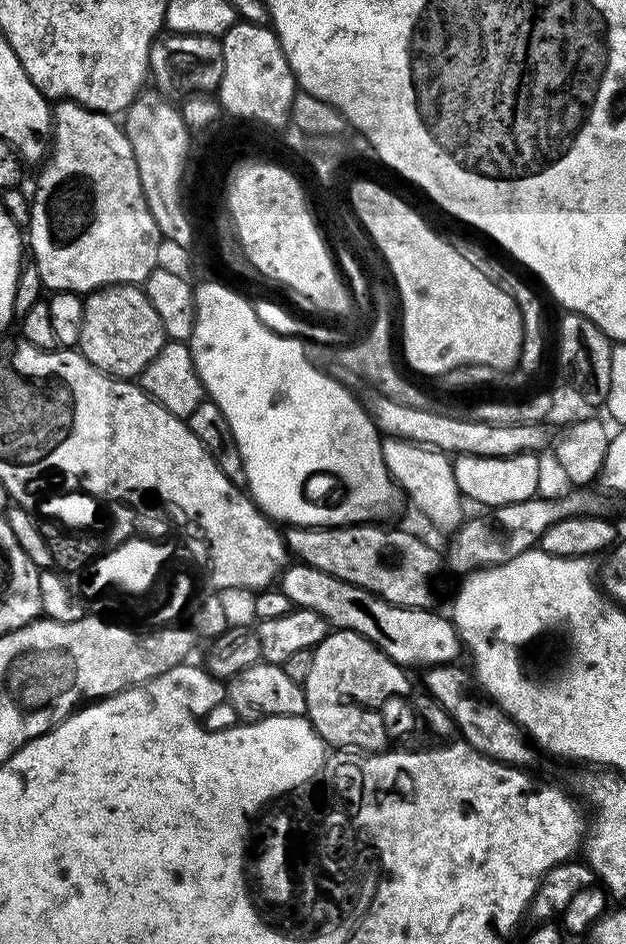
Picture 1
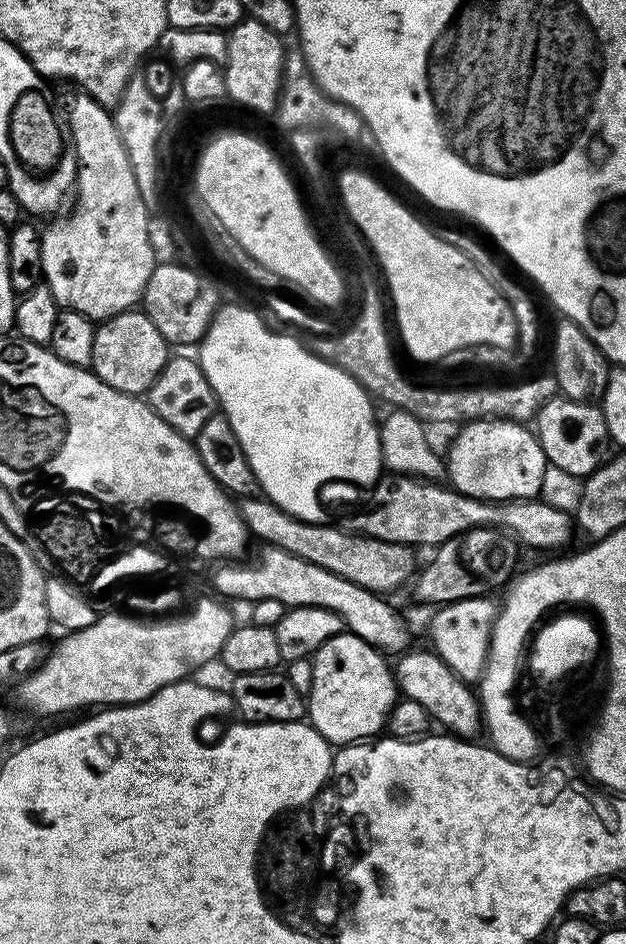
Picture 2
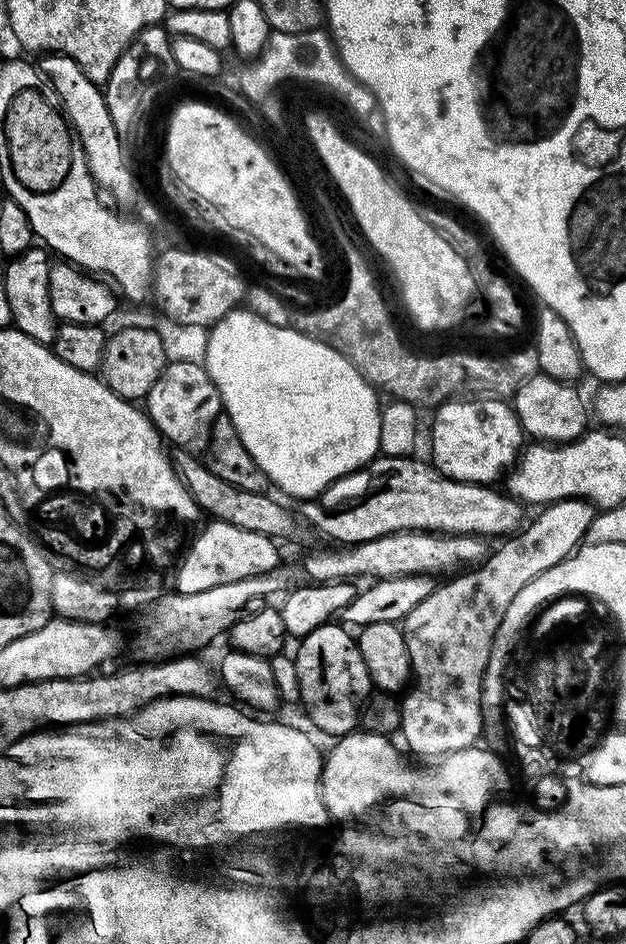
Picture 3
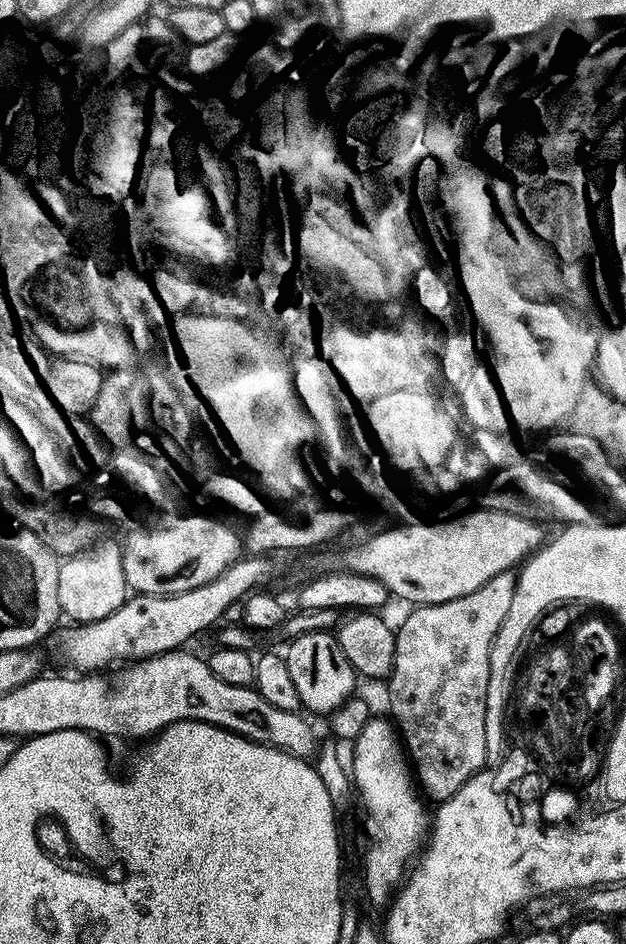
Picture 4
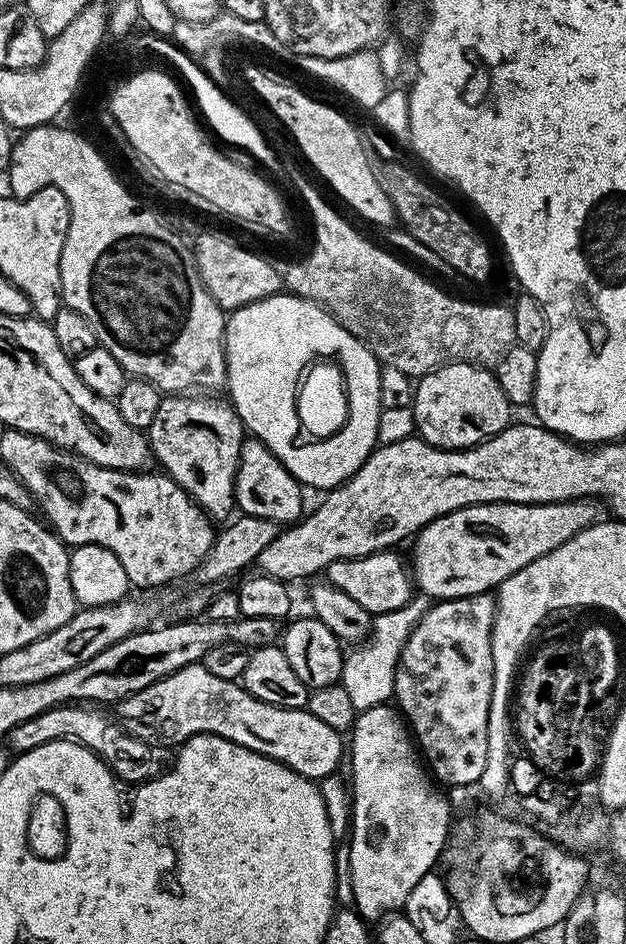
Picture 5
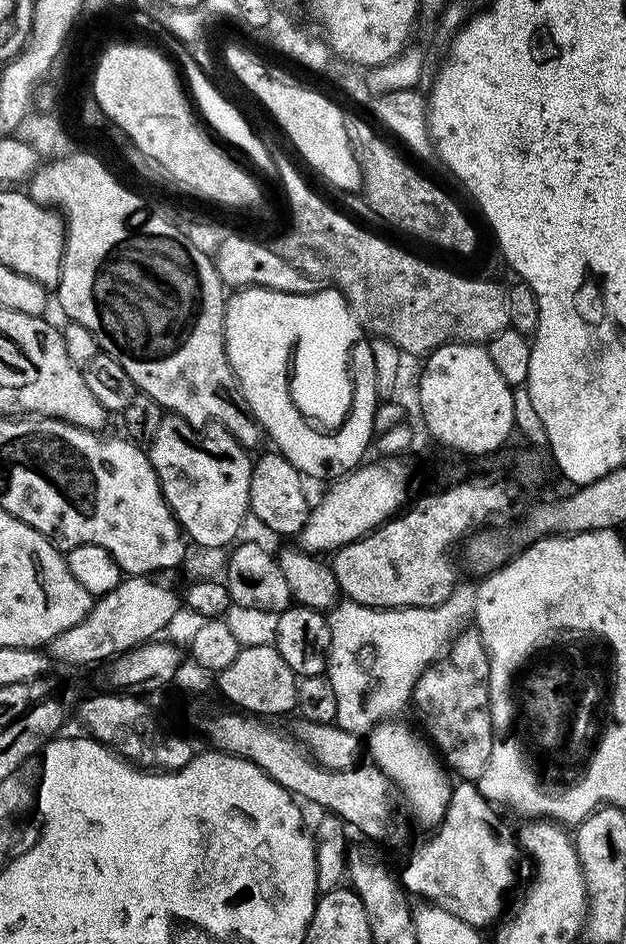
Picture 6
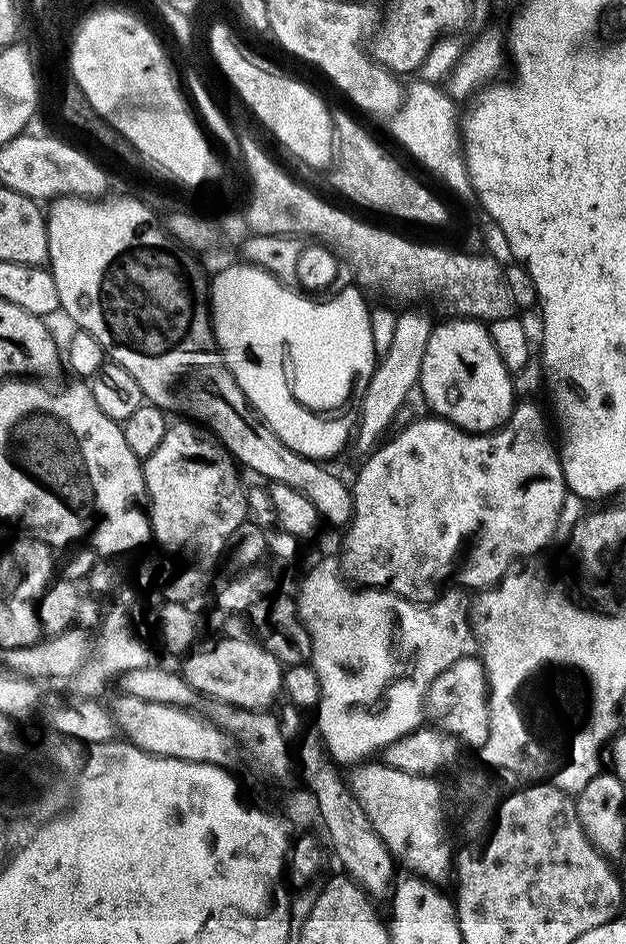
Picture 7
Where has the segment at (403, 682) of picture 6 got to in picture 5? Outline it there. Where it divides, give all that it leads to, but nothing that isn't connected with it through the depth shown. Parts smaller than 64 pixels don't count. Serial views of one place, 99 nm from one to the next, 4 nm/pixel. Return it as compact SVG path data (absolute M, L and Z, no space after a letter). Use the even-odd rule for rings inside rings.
M399 608L375 617L372 631L345 655L339 683L344 686L346 693L350 694L350 700L356 710L388 704L393 699L395 668L400 652L418 619L418 612L414 608Z

